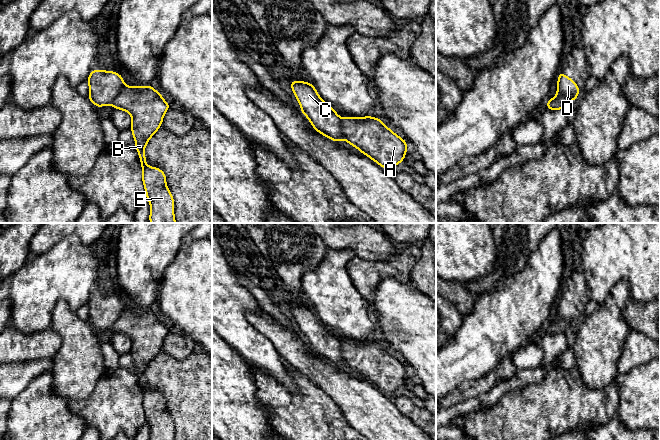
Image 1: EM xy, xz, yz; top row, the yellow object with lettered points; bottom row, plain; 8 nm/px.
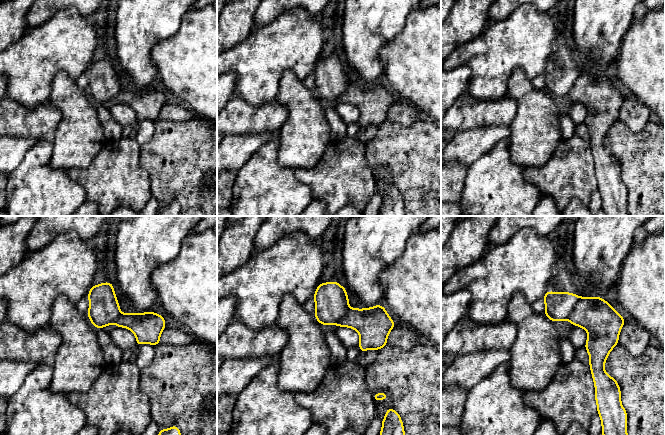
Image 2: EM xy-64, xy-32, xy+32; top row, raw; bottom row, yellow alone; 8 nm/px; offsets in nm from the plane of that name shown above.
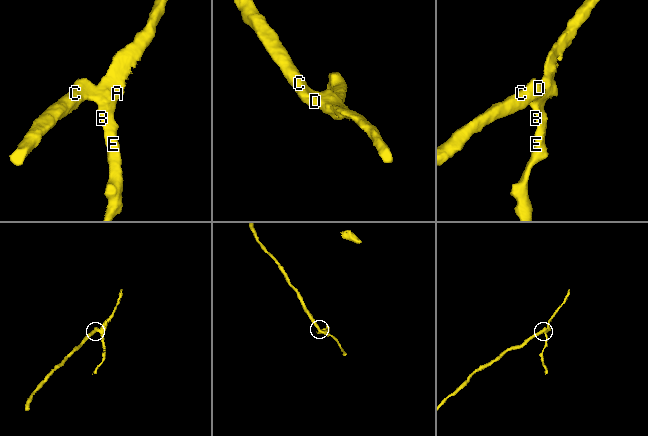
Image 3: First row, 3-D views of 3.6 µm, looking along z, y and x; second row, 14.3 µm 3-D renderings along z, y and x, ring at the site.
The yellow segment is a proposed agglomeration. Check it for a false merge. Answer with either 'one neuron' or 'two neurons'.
two neurons

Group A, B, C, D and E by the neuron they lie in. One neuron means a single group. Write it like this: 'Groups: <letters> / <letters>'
Groups: A B E / C D

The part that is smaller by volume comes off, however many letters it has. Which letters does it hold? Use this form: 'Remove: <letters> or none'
Remove: A, B, E

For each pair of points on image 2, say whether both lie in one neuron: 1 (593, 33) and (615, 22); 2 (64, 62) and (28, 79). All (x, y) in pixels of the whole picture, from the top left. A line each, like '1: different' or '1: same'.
1: same
2: same

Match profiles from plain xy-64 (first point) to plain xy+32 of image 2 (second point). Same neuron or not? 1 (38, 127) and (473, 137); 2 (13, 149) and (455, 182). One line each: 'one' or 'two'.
1: two
2: two

